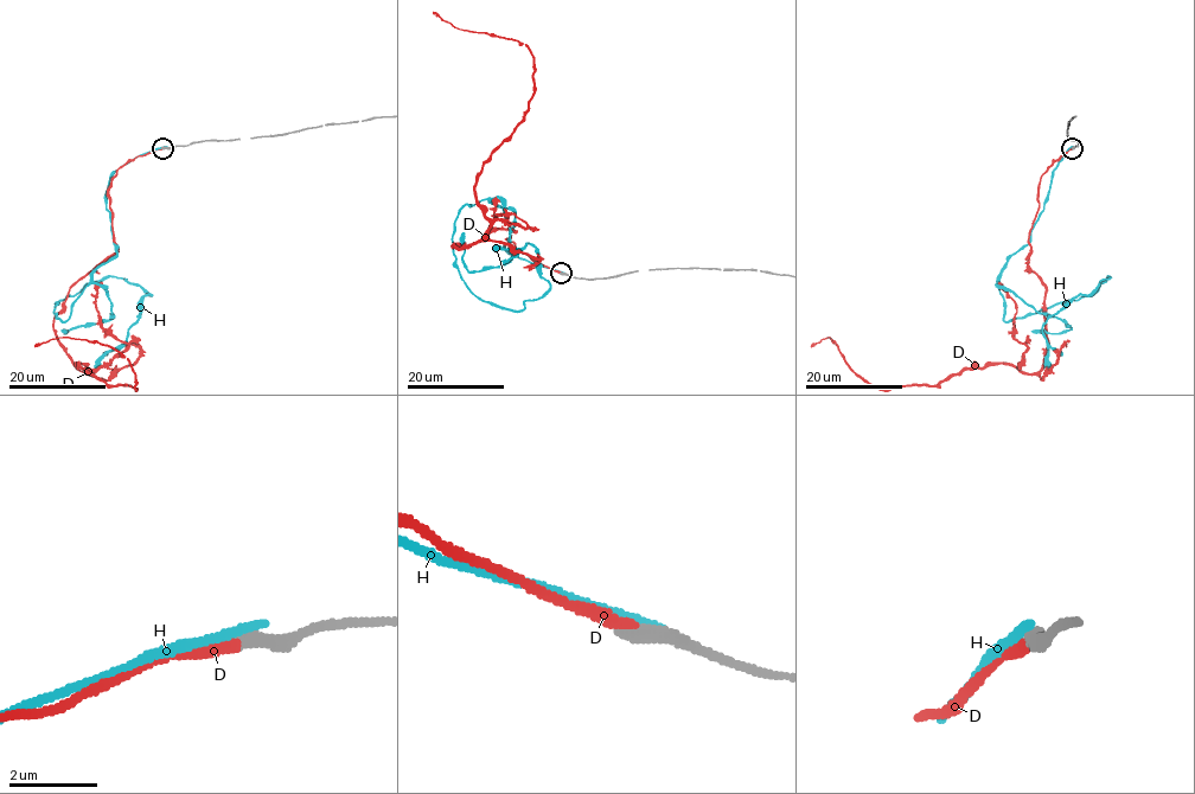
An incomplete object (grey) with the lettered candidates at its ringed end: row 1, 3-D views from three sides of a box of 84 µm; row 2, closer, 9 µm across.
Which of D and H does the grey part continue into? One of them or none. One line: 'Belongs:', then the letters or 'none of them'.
Belongs: D

